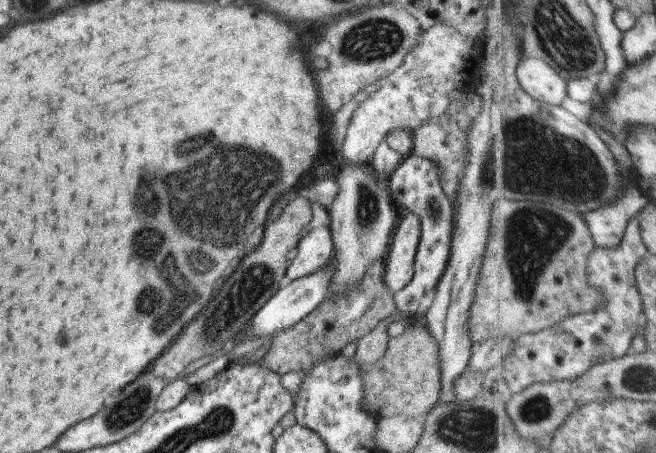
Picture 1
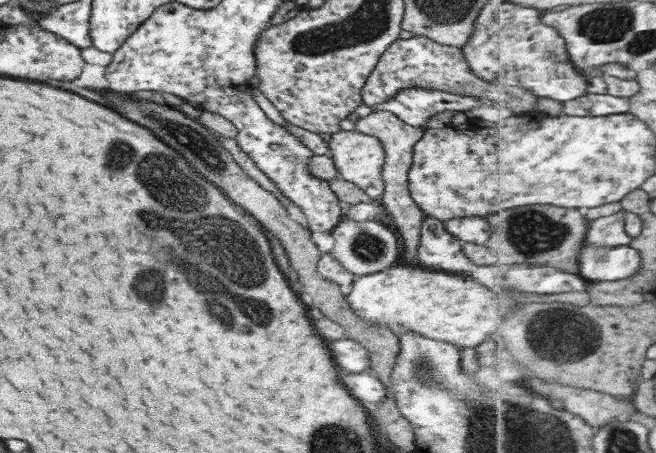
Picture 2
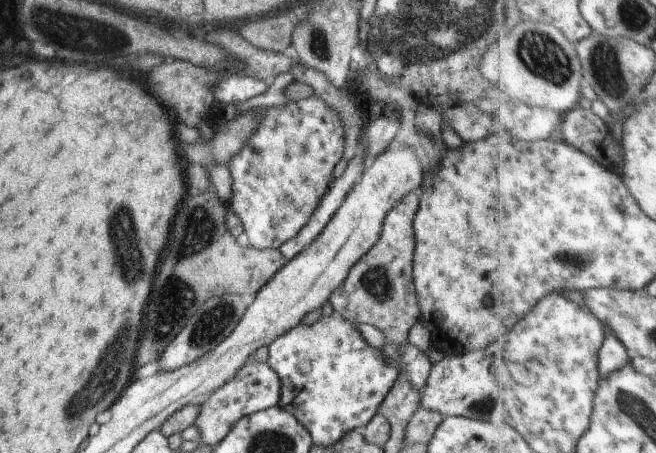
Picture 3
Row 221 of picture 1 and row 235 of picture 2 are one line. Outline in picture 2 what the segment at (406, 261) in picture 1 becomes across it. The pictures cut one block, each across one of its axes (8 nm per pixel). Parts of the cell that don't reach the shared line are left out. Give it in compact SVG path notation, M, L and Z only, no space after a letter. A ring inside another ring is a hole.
M374 111L373 113L360 117L356 124L356 132L372 135L380 139L384 147L384 166L382 166L382 179L384 179L384 194L379 199L383 204L383 219L390 223L393 228L400 232L404 238L406 262L416 264L418 256L416 249L420 243L420 231L422 221L425 219L423 209L414 202L409 191L409 170L412 166L414 145L420 140L425 130L406 125L396 114L388 111Z

